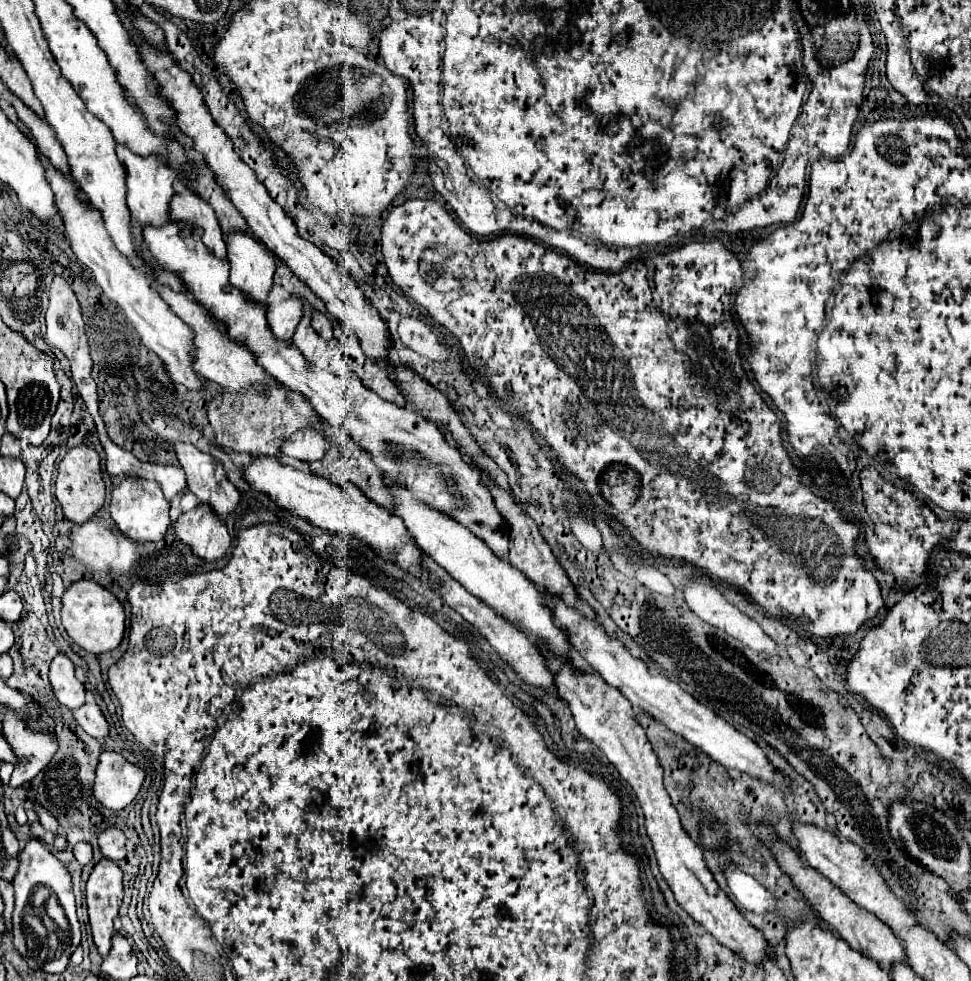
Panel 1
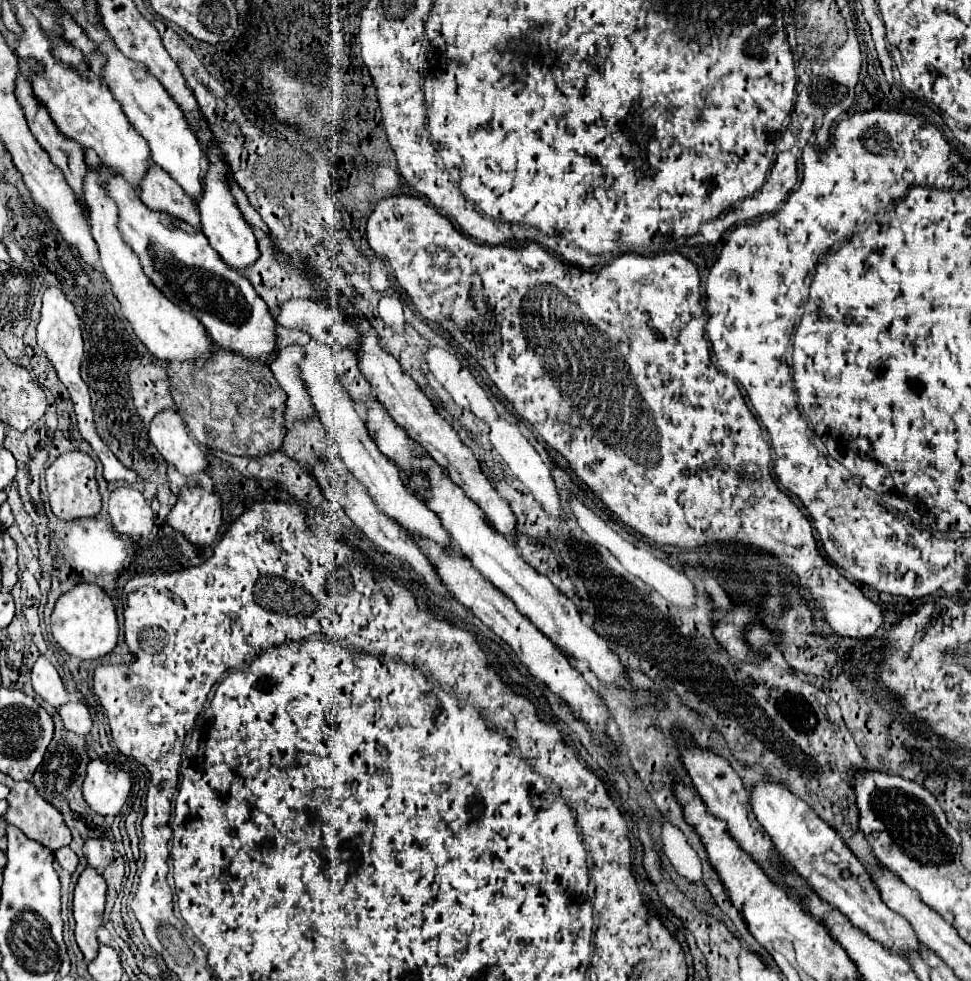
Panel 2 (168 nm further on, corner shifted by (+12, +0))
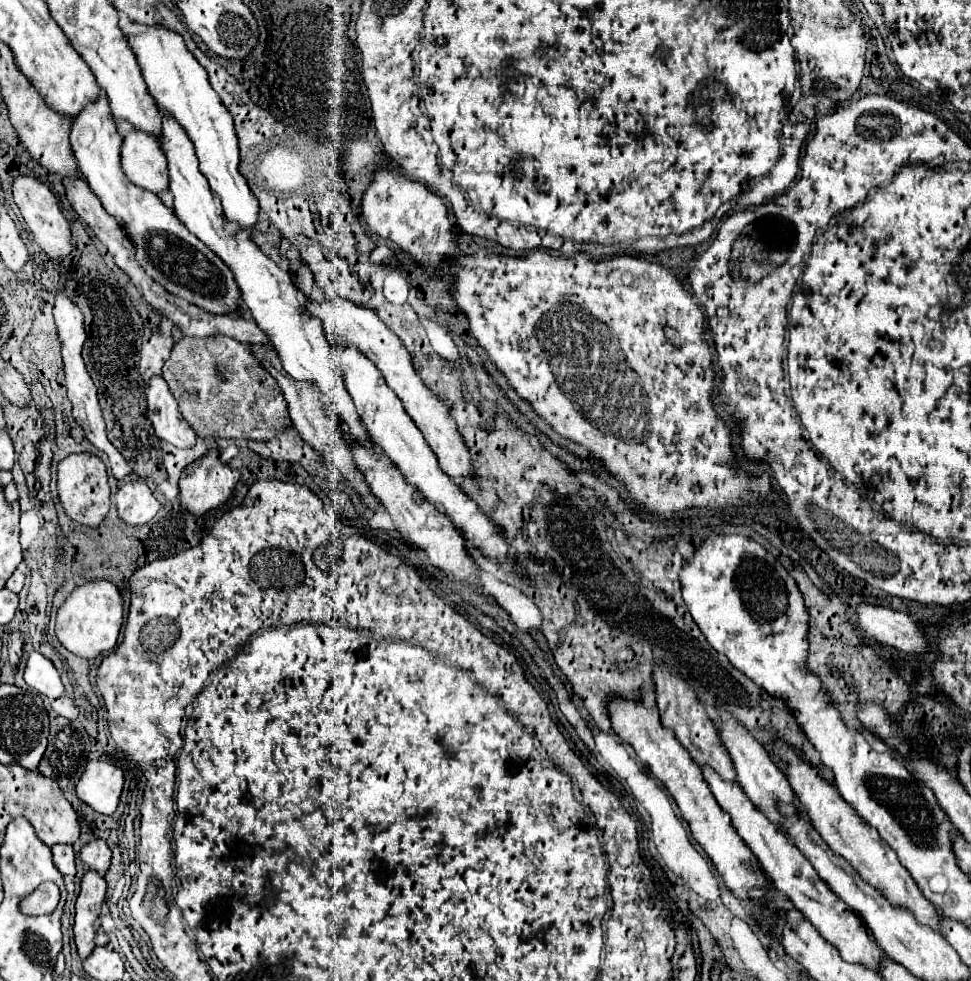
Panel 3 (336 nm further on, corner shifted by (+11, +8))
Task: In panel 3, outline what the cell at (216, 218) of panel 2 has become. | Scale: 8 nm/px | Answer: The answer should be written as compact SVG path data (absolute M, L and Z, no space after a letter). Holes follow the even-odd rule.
M152 25L146 27L144 33L126 35L126 41L132 53L136 55L150 95L188 133L196 149L202 175L208 179L210 187L222 199L226 219L232 219L234 223L240 223L240 227L252 231L258 221L260 207L246 179L238 173L238 137L234 131L232 115L222 105L216 91L210 87L206 69L188 51L184 39L168 27Z

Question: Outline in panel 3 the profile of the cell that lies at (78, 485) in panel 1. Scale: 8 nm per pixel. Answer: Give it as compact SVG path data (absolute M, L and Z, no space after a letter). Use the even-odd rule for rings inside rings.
M90 453L68 455L58 465L58 495L70 519L86 527L98 527L110 509L110 485L108 485L108 473L102 459Z

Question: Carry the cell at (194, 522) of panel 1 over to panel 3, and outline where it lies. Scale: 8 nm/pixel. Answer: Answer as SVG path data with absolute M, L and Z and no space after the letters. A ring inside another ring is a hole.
M210 449L200 459L190 463L180 475L180 501L182 501L182 507L188 509L194 515L204 515L206 511L222 505L230 497L230 493L232 493L234 485L238 483L238 479L240 479L240 471L236 467L230 467L228 463L222 463L218 449Z

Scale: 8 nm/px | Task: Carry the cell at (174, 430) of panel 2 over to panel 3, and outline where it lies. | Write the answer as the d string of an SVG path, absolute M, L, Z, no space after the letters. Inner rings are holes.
M152 377L146 389L148 399L148 419L152 421L156 435L162 441L168 441L180 449L192 447L196 433L190 423L178 411L178 401L168 389L168 383L162 377Z

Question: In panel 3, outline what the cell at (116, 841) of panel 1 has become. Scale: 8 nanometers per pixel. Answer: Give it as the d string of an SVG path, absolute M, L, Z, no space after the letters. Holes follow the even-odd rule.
M94 839L82 847L80 859L86 865L86 869L92 869L92 871L104 875L110 867L110 847L102 839Z

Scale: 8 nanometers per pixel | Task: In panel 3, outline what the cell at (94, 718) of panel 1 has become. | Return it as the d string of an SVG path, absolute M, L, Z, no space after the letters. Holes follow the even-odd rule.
M62 695L62 697L54 699L54 701L52 701L52 709L54 709L58 715L62 715L62 717L66 717L66 719L70 719L70 721L74 721L74 719L78 717L78 707L74 705L74 701L72 701L68 695Z

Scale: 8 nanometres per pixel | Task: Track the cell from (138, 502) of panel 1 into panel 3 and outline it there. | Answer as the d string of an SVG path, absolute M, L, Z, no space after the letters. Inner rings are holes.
M142 481L122 485L114 497L114 503L120 519L128 525L146 525L160 509L160 503L152 495L150 487Z

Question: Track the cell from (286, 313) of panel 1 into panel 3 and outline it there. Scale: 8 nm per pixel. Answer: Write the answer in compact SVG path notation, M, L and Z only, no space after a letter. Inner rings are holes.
M334 299L330 303L310 301L308 305L312 307L312 315L316 315L322 321L326 335L336 337L336 339L344 339L348 345L358 347L370 361L376 363L376 367L382 371L388 387L394 389L394 393L400 397L400 401L406 407L406 413L412 417L416 427L422 431L426 443L430 445L430 449L436 453L440 469L450 479L474 477L476 473L472 467L470 449L466 447L466 443L456 427L456 421L450 417L448 407L434 393L430 393L430 389L424 385L424 381L414 371L412 361L410 361L410 353L406 351L402 341L378 319L378 315L372 309L354 305L346 299Z

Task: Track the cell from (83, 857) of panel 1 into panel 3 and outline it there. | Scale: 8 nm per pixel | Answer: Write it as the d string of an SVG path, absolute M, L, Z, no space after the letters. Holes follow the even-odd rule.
M54 845L50 851L52 851L54 865L62 875L76 875L74 851L72 851L70 845Z

